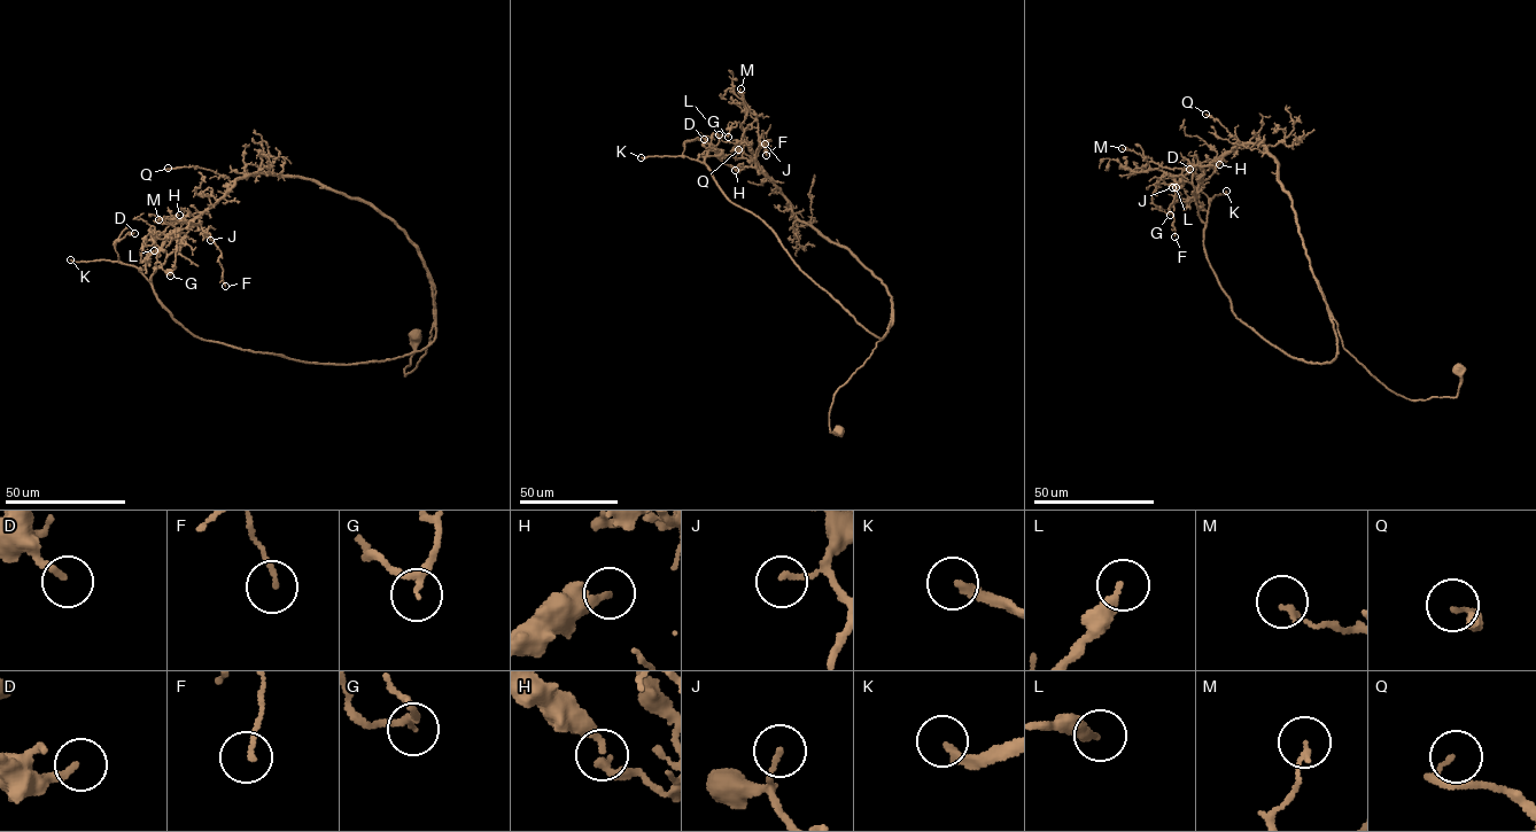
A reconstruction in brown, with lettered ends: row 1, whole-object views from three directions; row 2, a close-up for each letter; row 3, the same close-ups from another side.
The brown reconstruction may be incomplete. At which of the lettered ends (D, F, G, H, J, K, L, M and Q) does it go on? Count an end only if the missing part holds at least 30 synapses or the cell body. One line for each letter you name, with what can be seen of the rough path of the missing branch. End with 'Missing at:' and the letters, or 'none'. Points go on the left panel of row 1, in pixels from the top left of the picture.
Missing at: K

